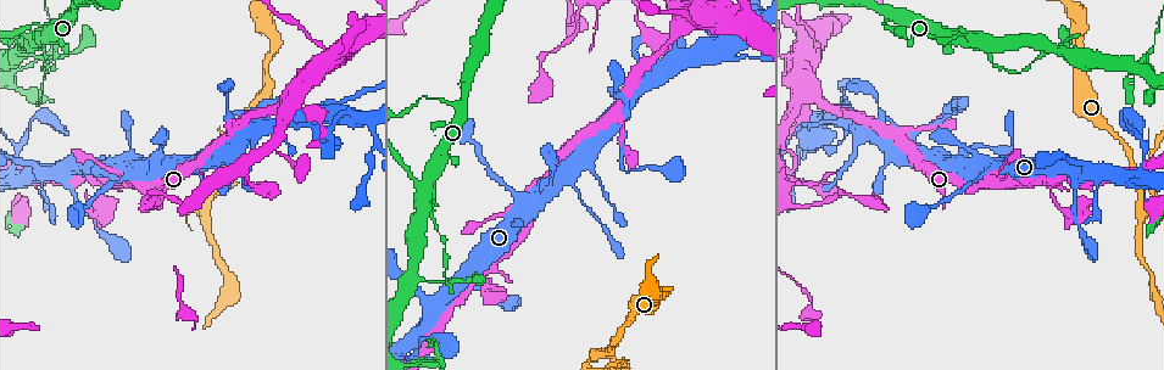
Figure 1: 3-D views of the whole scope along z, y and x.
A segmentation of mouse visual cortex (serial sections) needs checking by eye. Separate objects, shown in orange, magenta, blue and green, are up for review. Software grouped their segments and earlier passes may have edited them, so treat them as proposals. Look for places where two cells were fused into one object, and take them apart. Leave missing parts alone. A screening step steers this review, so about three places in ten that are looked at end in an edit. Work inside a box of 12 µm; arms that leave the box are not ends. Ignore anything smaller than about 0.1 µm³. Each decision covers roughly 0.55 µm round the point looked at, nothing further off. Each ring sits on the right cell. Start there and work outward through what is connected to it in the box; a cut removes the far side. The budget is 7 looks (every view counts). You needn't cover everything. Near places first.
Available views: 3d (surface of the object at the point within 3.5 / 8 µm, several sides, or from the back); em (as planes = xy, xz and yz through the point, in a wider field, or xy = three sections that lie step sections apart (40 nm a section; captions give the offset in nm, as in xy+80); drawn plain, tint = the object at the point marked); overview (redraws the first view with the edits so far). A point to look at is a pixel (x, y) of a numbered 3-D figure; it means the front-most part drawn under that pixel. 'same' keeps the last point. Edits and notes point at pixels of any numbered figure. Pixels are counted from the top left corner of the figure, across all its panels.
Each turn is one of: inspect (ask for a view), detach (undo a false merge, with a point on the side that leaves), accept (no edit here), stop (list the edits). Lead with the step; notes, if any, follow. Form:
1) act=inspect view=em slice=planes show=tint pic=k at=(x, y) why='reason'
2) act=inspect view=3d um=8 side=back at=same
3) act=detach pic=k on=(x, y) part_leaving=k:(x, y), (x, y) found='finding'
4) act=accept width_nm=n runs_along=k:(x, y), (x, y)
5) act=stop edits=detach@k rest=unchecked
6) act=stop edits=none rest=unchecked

act=inspect view=3d um=8 pic=1 at=(592, 353) why='three arms meet'

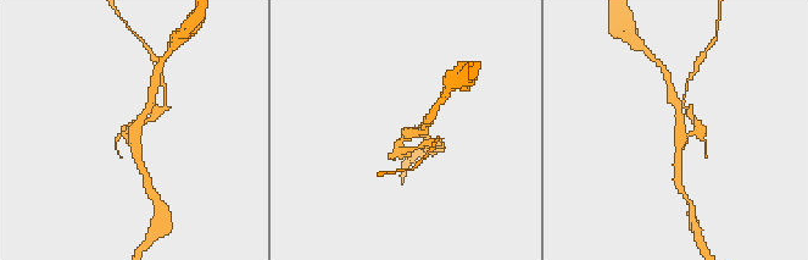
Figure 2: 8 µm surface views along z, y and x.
act=inspect view=em slice=xy step=3 show=tint pic=2 at=(681, 136) why='now the EM'

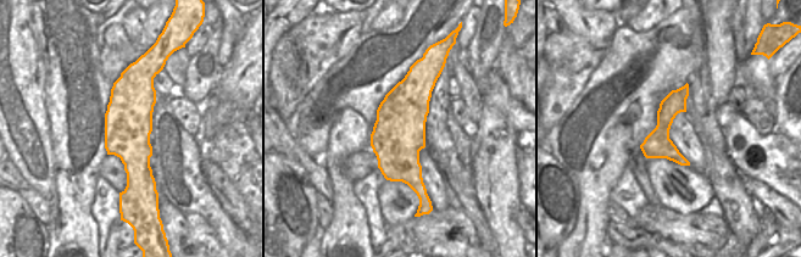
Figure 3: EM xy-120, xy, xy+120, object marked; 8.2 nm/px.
act=detach pic=2 on=(689, 111) arm_widths_nm=150,200,250 found='a second cell is stuck on'

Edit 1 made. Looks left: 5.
act=inspect view=3d um=3.5 pic=1 at=(1086, 175) why='sharp bend'

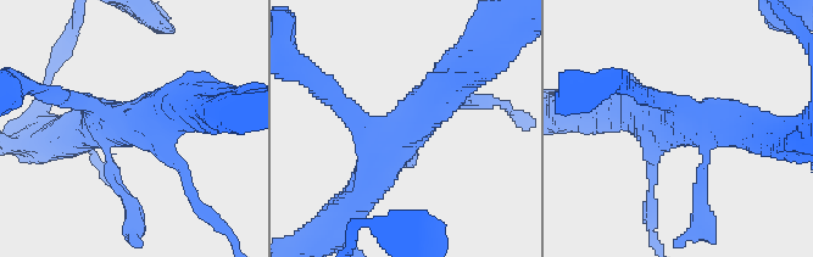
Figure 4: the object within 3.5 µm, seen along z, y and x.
act=inspect view=em slice=xy step=3 show=tint pic=4 at=(672, 124) arms=4 arm_widths_nm=150,250,500,500 why='now the EM'

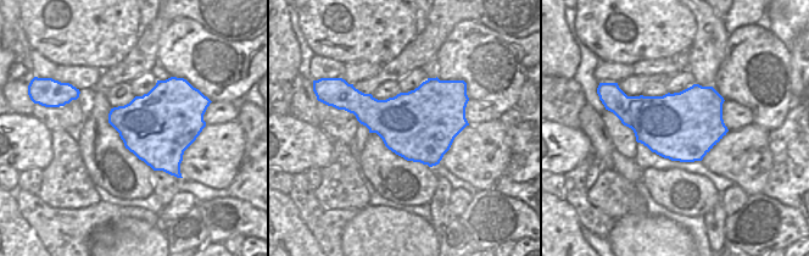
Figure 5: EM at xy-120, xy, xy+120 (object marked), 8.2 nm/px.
act=accept width_nm=600 runs_along=4:(482, 49), (393, 141), (377, 171) found='one cell here'

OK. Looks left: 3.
act=inspect view=3d um=8 pic=1 at=(906, 148) why='side arm on a straight run'

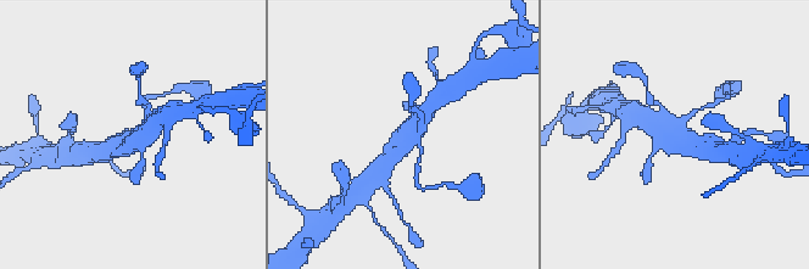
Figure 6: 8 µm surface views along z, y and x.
act=inspect view=3d um=3.5 pic=6 at=(677, 134)

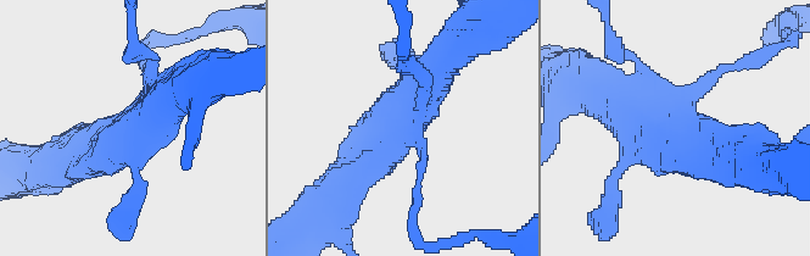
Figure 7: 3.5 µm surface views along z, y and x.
act=inspect view=em slice=xy step=1 show=tint pic=7 at=(400, 131)

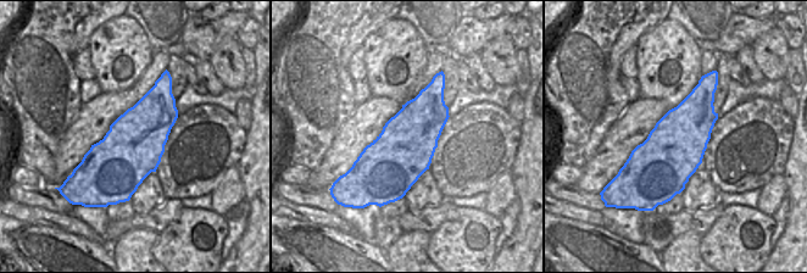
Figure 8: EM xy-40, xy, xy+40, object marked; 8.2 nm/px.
act=accept runs_along=7:(350, 183), (440, 65) found='continuous, no second cell'

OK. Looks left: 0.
act=stop edits=detach@2 rest=unchecked

